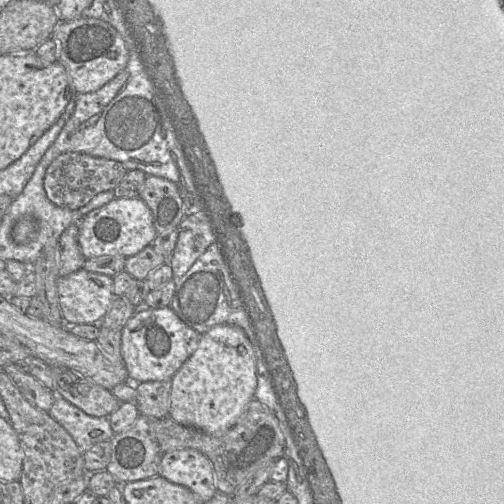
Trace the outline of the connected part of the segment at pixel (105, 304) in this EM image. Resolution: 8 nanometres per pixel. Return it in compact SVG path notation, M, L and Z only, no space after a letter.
M85 269L59 277L57 293L67 327L75 324L96 325L116 297L112 277Z

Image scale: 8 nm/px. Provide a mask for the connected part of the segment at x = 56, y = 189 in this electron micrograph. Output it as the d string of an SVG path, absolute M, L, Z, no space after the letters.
M79 152L57 156L47 167L43 187L47 198L56 206L76 210L85 206L98 193L113 190L126 175L124 166L114 160Z

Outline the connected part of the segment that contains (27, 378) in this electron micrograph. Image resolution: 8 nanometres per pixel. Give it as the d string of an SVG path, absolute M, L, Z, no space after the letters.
M8 363L1 370L5 372L23 397L39 410L48 412L54 403L54 392L46 388L30 373L24 372L17 364Z

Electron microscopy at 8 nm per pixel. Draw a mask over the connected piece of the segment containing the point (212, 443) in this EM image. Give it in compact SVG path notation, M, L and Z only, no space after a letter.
M255 398L250 401L238 422L220 435L209 435L194 427L179 424L169 416L158 418L153 423L153 430L162 453L184 448L203 453L212 463L217 491L228 496L261 465L268 465L273 459L284 458L285 453L285 438L278 419L266 405Z

